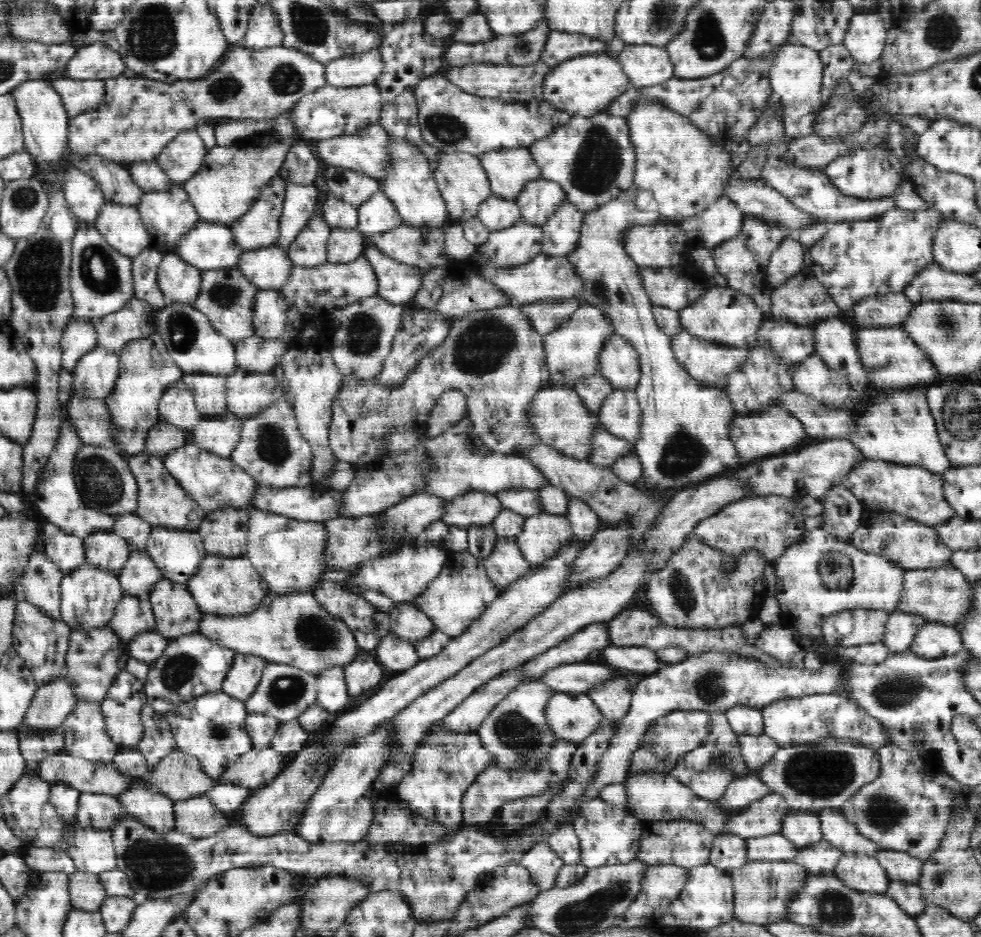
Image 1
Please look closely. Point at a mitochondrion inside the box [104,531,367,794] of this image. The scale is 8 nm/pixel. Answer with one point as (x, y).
(316, 633)

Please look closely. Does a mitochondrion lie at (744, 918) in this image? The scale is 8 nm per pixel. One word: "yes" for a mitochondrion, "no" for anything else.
no

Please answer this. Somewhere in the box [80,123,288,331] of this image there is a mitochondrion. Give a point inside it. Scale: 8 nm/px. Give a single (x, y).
(224, 293)

